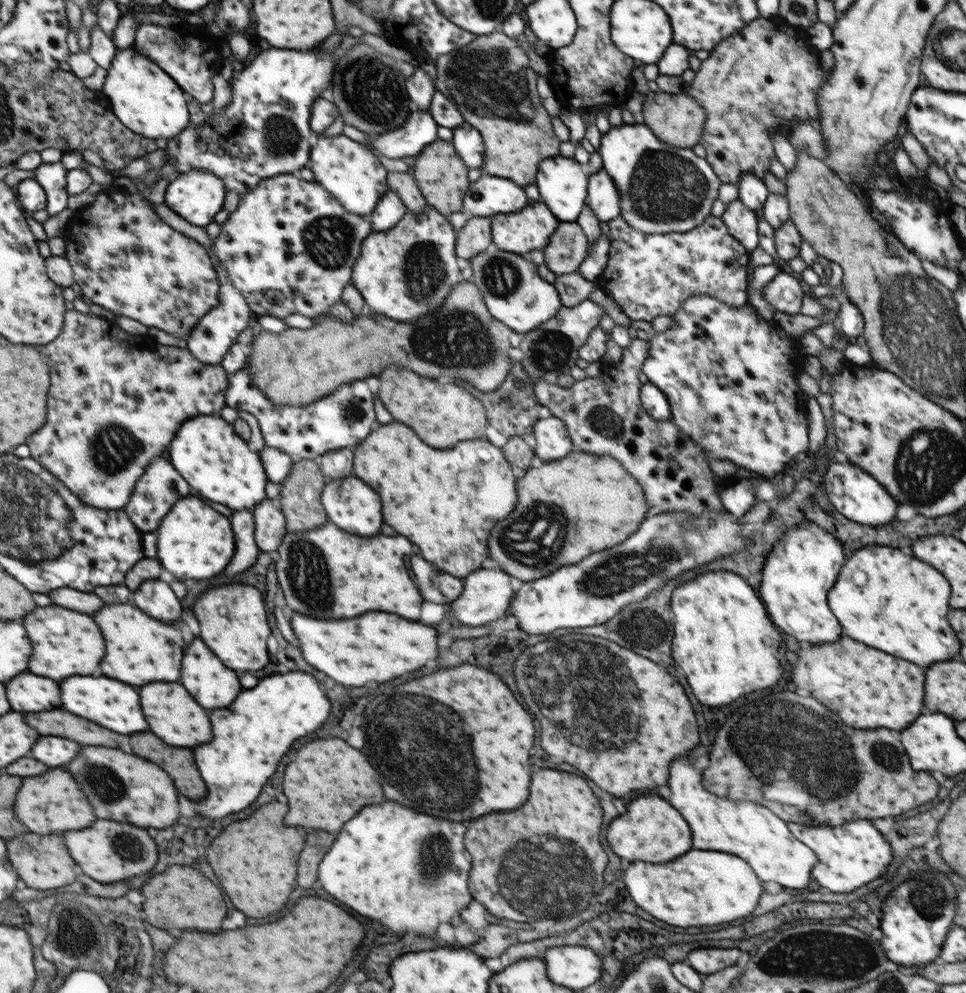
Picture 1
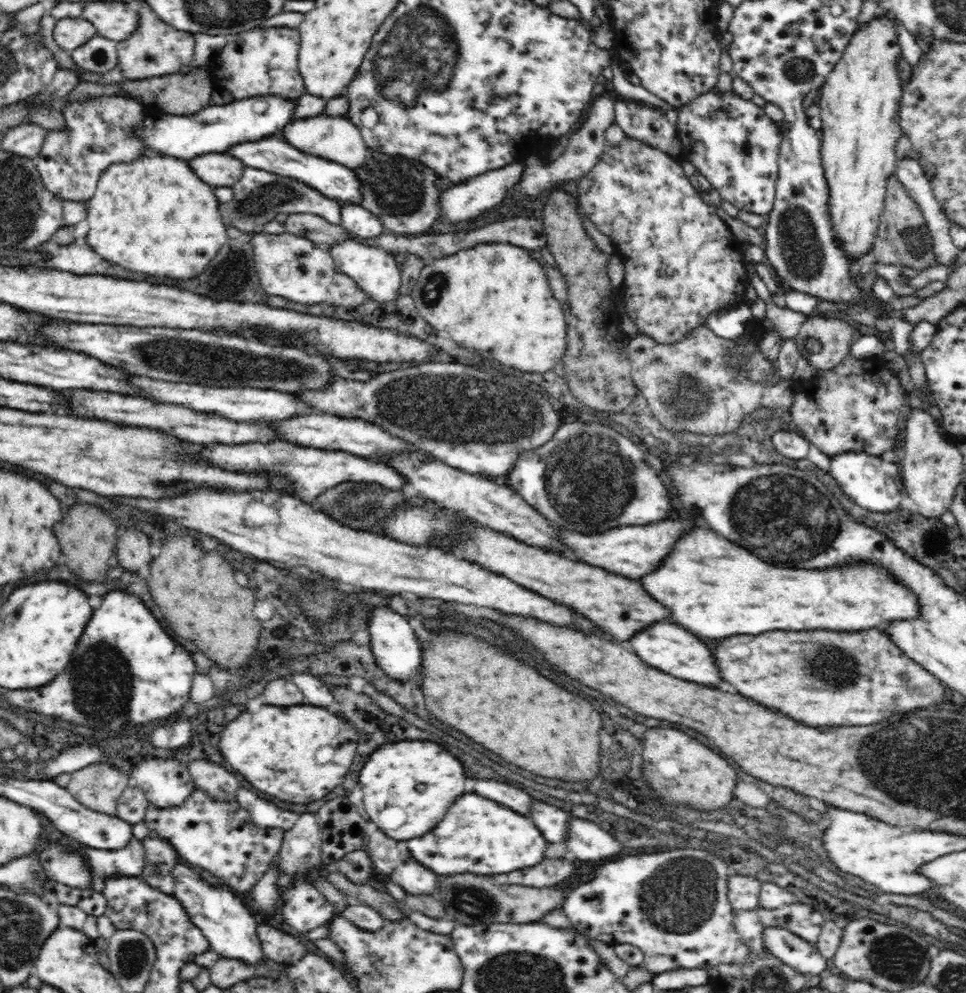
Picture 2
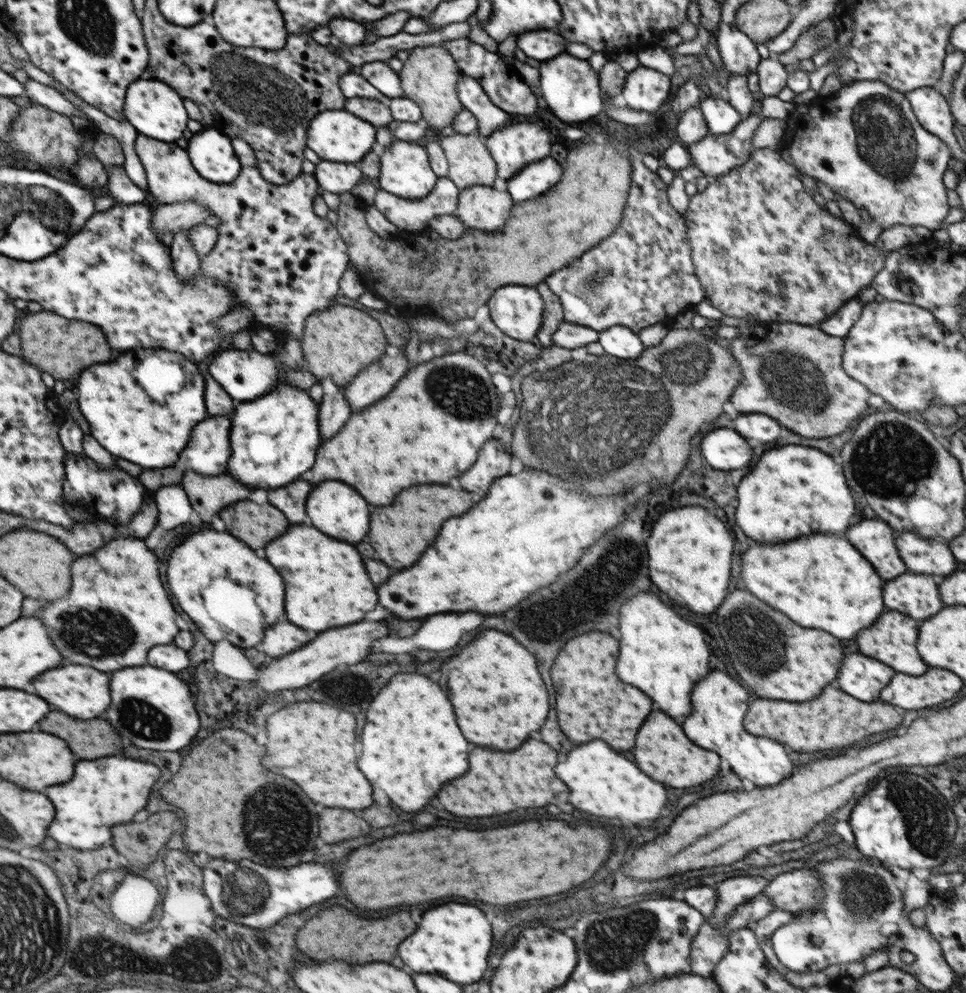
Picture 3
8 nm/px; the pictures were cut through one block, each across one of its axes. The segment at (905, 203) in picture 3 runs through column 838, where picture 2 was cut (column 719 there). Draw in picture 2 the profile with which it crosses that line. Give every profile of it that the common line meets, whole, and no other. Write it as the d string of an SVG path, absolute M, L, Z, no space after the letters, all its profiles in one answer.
M712 88L676 111L678 118L674 125L686 160L707 178L720 197L738 210L762 216L772 212L783 142L780 122L766 116L764 107L741 98L732 89L722 92Z

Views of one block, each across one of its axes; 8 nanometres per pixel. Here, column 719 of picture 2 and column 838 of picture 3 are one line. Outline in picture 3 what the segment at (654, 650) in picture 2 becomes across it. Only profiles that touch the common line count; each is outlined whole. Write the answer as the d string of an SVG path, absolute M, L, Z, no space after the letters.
M852 652L844 654L838 674L840 676L836 676L834 684L858 700L870 702L878 698L884 684L888 684L888 680L894 676L894 670L878 660Z

